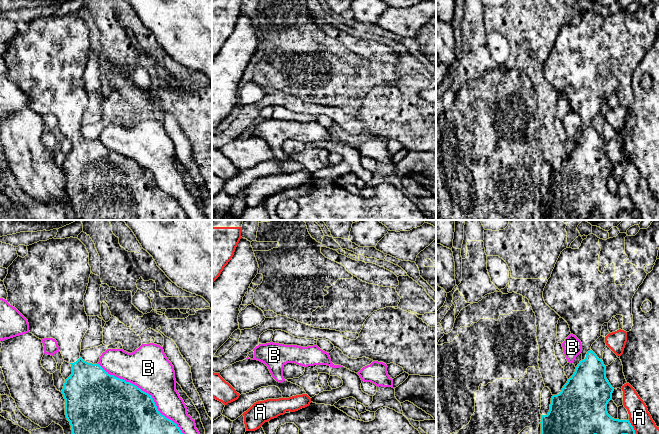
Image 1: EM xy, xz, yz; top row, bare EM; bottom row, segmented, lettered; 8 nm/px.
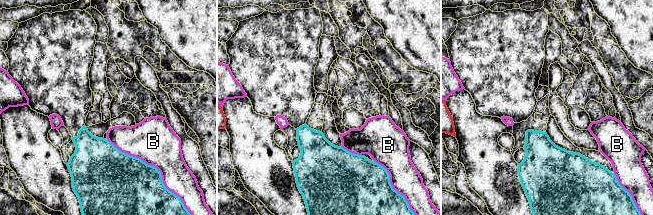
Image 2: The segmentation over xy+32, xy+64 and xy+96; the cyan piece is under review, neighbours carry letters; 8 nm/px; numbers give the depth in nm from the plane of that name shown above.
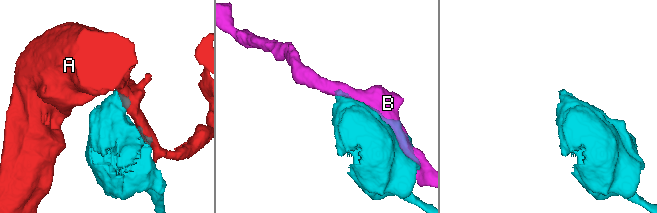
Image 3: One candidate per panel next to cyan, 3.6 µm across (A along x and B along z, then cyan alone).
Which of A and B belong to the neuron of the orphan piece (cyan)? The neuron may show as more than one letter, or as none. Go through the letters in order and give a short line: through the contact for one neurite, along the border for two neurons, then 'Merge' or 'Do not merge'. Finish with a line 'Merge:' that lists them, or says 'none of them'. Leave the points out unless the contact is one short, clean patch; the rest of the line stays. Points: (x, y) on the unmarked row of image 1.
A: Do not merge
B: Do not merge
Merge: none of them

